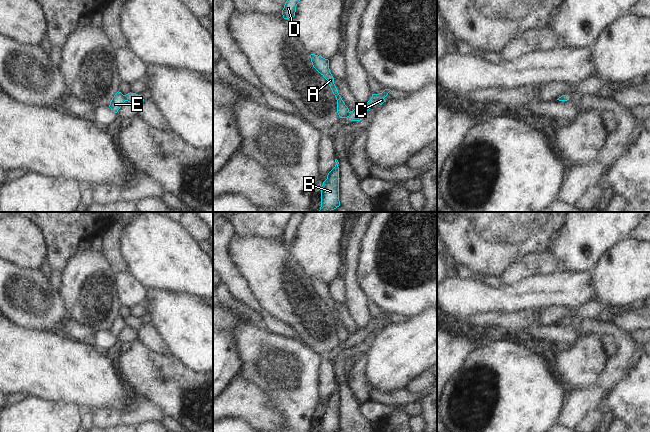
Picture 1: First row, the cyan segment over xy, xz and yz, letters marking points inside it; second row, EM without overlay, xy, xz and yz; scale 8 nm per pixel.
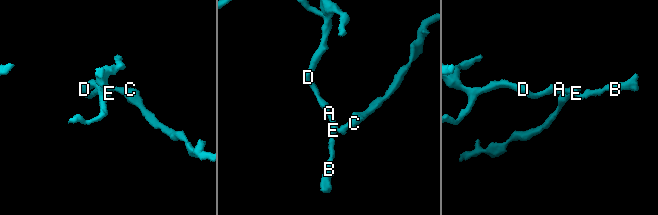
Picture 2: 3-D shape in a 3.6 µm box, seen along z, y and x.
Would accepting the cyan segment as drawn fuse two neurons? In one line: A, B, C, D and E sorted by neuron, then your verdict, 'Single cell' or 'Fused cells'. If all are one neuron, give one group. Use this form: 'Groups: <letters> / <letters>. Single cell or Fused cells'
Groups: A B D E / C. Fused cells.

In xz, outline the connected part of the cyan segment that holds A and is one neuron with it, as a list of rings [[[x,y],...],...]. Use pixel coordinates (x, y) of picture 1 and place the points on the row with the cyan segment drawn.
[[[311,54],[310,55],[311,62],[313,67],[327,80],[333,94],[337,100],[337,113],[340,118],[347,118],[349,117],[349,109],[345,105],[344,101],[342,100],[341,96],[338,93],[338,90],[334,84],[334,78],[329,69],[329,60],[325,59],[321,56]]]

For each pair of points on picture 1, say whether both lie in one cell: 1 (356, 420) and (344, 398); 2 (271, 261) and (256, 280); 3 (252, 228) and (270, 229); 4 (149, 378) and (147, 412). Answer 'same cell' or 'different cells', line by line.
1: same cell
2: same cell
3: same cell
4: different cells

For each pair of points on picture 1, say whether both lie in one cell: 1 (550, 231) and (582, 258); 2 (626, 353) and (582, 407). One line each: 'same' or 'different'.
1: different
2: same

